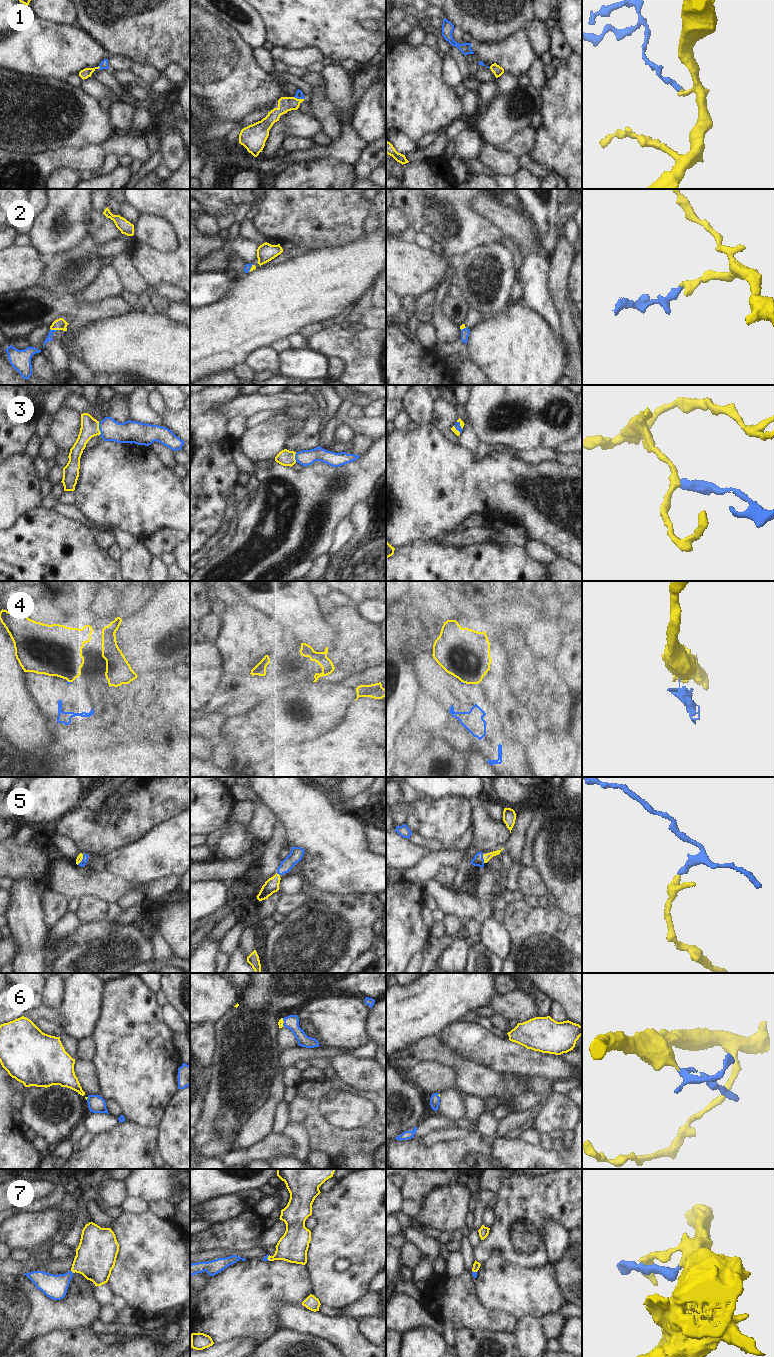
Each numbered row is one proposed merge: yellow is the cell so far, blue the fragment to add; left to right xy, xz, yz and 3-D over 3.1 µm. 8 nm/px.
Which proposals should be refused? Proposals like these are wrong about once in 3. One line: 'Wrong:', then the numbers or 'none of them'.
Wrong: 4

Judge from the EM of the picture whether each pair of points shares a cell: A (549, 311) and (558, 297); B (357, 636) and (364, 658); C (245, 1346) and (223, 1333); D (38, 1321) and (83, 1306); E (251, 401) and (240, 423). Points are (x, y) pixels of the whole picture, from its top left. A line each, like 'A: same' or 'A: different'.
A: different
B: same
C: different
D: same
E: different

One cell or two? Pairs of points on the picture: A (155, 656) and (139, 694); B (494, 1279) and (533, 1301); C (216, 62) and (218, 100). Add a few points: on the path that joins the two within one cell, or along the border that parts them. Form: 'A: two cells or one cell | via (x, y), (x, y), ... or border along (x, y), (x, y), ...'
A: two cells | border along (172, 668), (148, 671), (138, 676)
B: one cell | via (504, 1287), (523, 1292)
C: one cell | via (218, 71), (218, 91)

